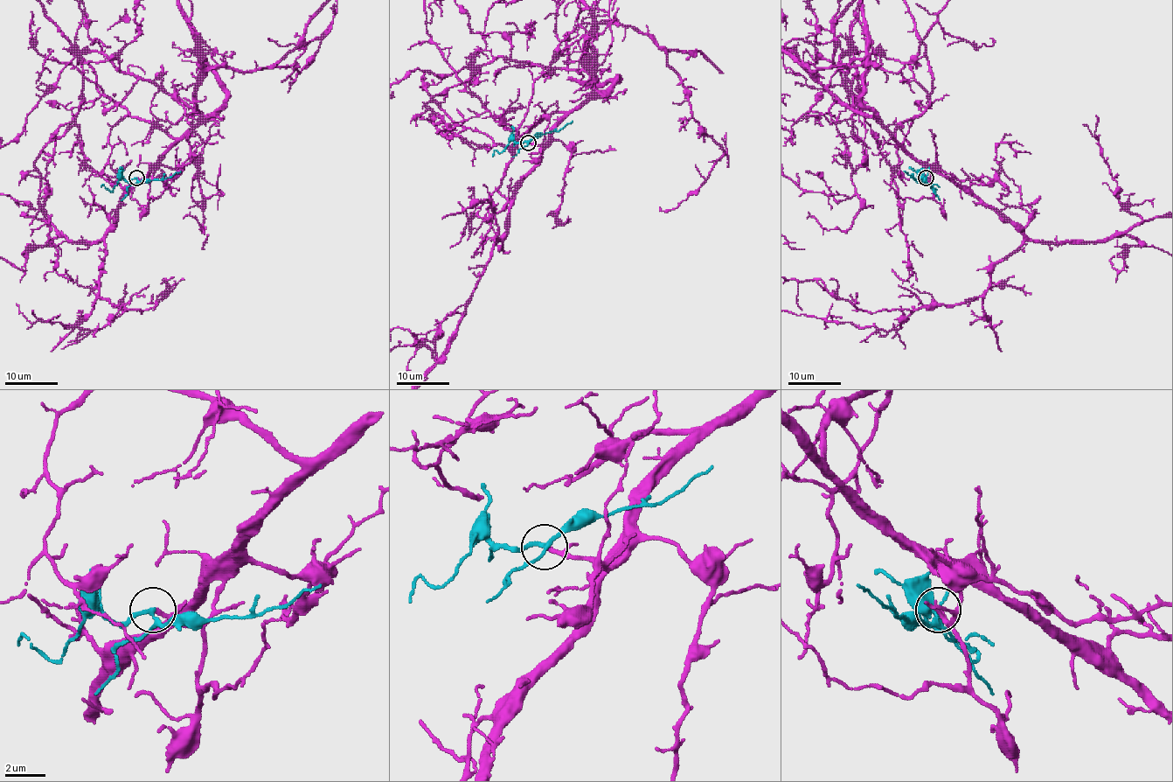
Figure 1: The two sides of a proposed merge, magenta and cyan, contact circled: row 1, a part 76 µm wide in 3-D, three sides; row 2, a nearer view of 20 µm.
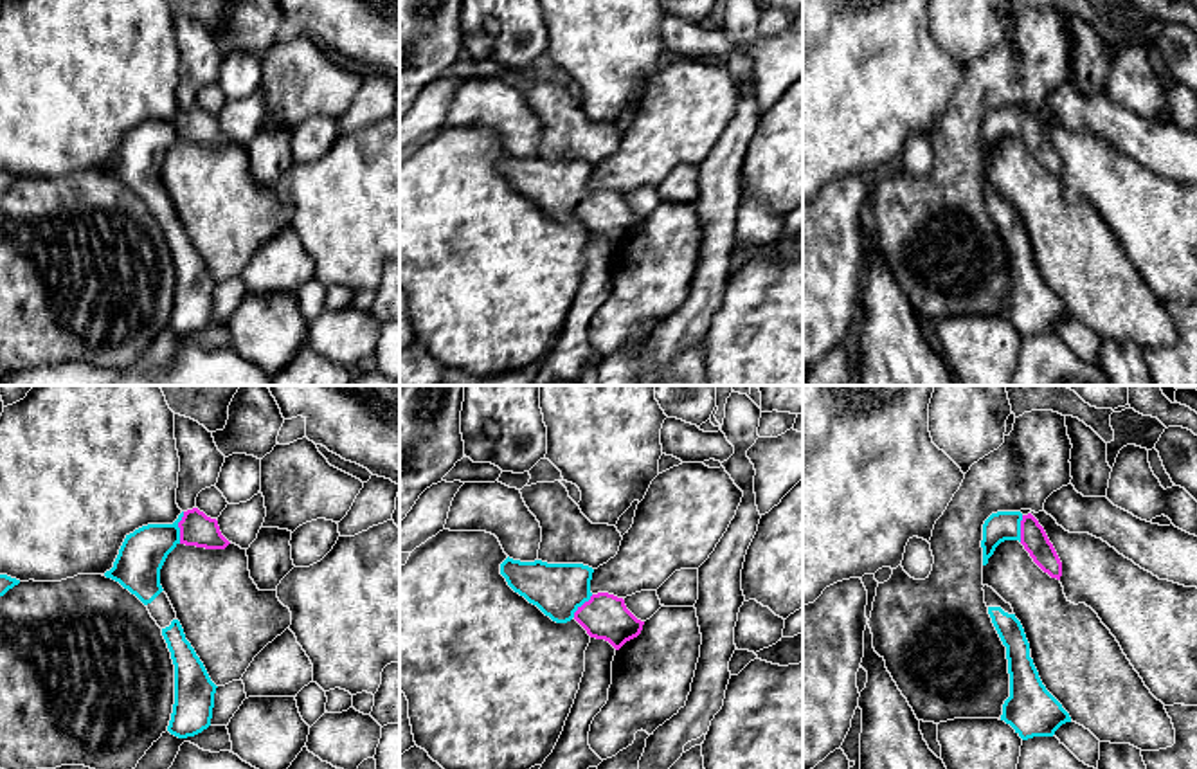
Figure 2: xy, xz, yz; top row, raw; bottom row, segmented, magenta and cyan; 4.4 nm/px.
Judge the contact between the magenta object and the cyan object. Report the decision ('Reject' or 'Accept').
Accept

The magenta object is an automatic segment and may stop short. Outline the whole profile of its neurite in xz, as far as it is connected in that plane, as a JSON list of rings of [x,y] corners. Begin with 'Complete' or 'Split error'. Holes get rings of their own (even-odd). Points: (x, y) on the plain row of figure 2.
Split error. [[[509,153],[500,160],[508,182],[553,218],[567,220],[574,214],[590,234],[619,247],[641,231],[644,218],[626,205],[623,195],[592,191],[592,169],[583,160],[520,158]]]

